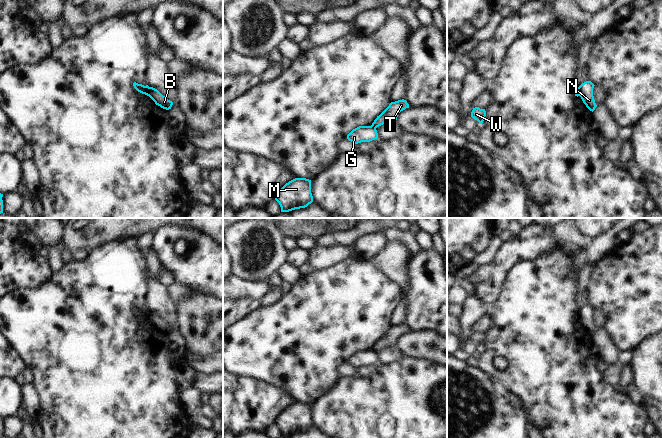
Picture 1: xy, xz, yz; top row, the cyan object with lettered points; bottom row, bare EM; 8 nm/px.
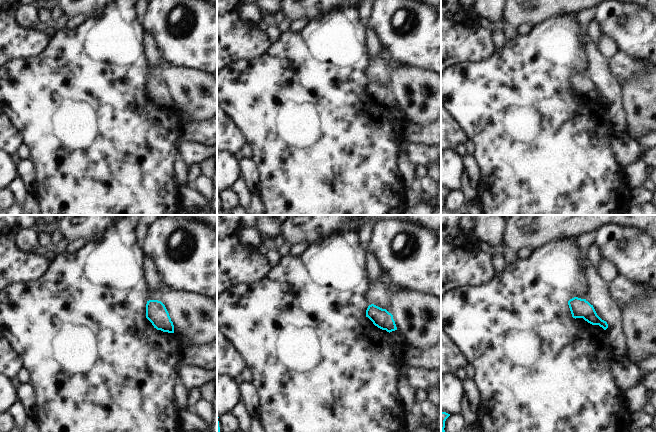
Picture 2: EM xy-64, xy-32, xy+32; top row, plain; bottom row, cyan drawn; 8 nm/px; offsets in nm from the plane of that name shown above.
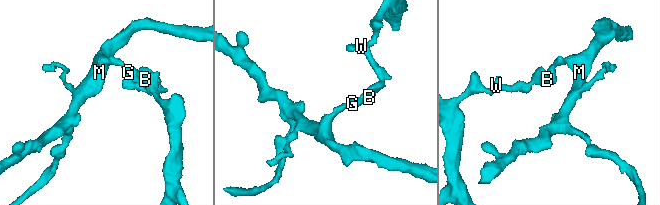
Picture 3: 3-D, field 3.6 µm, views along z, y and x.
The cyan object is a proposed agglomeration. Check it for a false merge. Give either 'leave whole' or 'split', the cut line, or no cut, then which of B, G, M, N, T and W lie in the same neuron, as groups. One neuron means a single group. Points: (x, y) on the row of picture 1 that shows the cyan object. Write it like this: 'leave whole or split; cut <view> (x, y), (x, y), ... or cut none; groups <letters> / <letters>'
split; cut xy (150, 87), (147, 95); groups B T W / G M N

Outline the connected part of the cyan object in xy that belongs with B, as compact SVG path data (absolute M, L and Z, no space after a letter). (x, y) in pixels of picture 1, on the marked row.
M150 87L148 91L148 96L155 102L156 105L160 106L163 109L171 109L173 102L168 100L163 96L157 89Z

